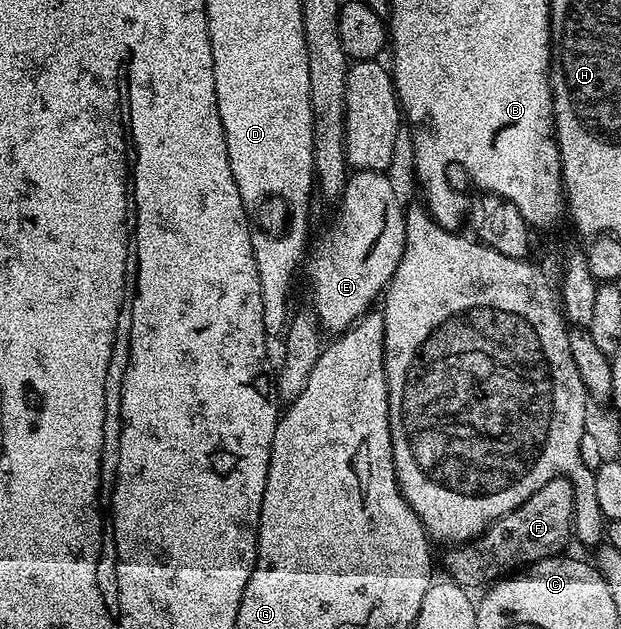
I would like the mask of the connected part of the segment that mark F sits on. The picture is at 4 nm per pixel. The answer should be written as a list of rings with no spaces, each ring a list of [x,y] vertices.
[[[563,475],[550,479],[546,487],[534,491],[526,503],[522,503],[505,517],[491,522],[488,528],[471,541],[456,543],[444,557],[447,576],[469,591],[487,587],[519,570],[535,565],[537,561],[565,552],[564,544],[573,536],[574,491]]]

